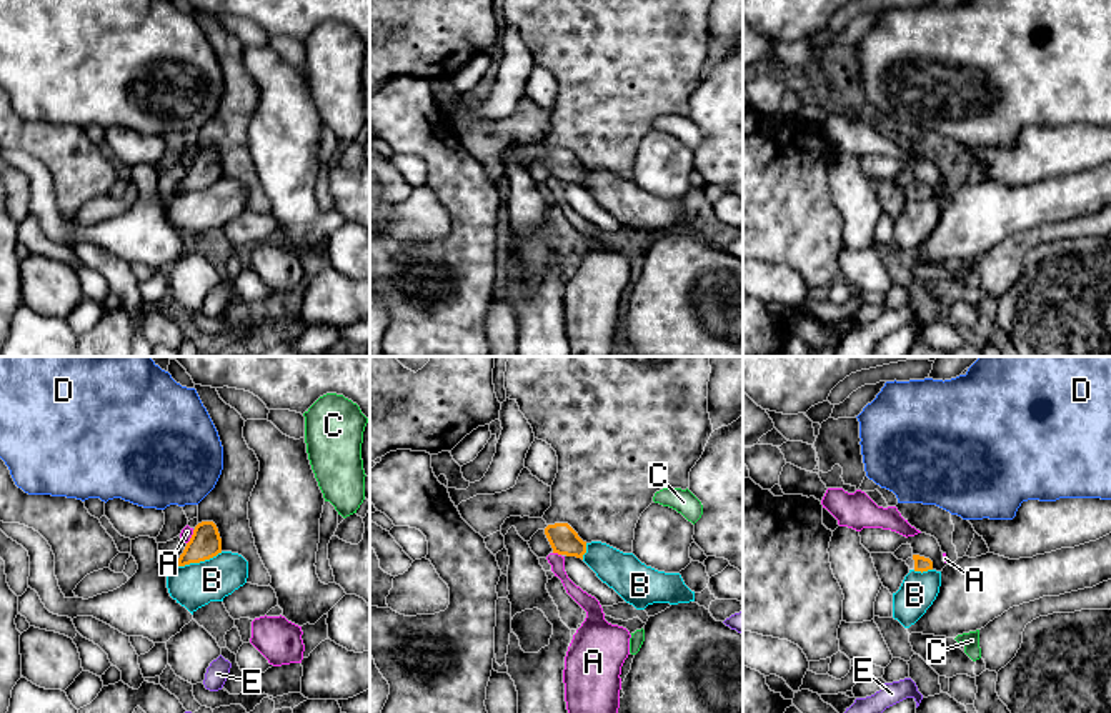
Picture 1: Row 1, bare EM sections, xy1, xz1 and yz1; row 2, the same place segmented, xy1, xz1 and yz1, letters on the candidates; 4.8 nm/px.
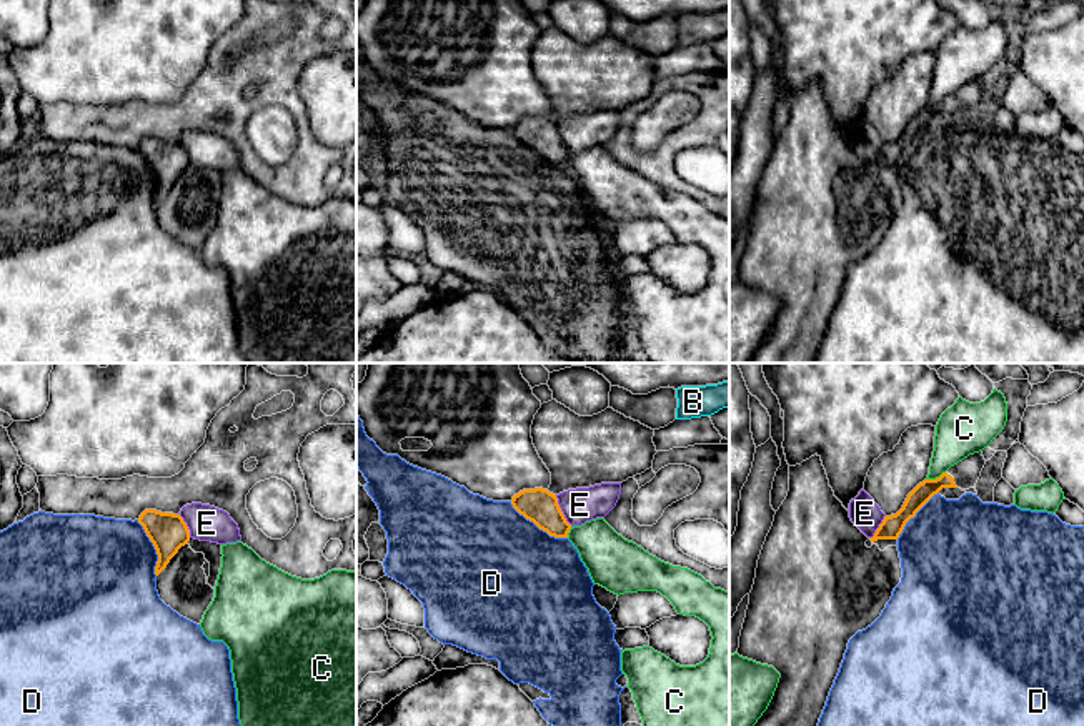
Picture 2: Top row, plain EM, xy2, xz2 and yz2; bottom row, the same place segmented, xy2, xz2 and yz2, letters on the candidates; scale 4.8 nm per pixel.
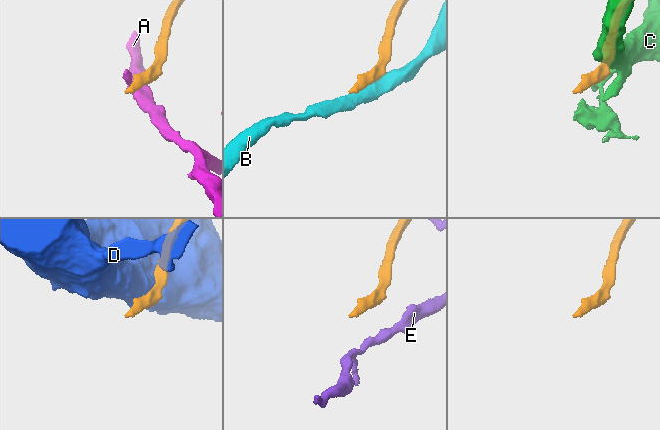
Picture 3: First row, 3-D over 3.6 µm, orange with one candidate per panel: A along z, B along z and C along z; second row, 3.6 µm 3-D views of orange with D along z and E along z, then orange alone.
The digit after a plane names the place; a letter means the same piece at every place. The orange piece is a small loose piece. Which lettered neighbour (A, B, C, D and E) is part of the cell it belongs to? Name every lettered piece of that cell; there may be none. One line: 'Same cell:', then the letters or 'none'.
Same cell: none

